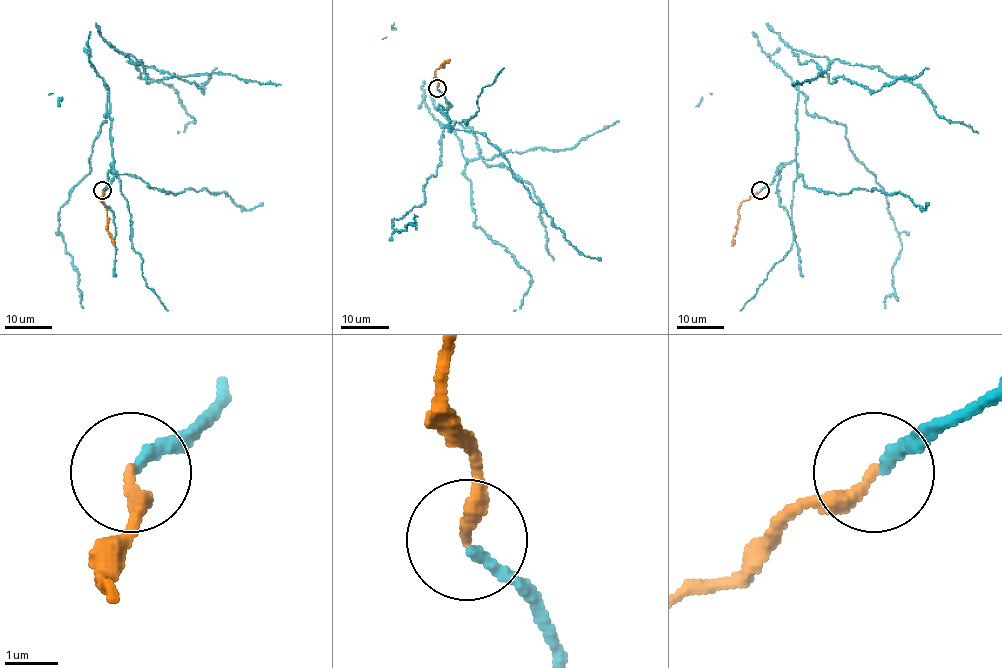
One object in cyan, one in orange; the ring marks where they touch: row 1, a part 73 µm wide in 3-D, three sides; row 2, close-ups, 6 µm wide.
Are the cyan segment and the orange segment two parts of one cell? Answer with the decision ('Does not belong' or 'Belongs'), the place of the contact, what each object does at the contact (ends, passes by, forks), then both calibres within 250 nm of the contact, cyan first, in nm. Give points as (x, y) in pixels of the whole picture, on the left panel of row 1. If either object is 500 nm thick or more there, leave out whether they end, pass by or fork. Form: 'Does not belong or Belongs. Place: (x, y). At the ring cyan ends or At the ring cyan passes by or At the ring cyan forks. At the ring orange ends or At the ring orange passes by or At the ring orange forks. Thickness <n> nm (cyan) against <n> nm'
Belongs. Place: (102, 190). At the ring cyan ends. At the ring orange ends. Thickness 200 nm (cyan) against 280 nm

